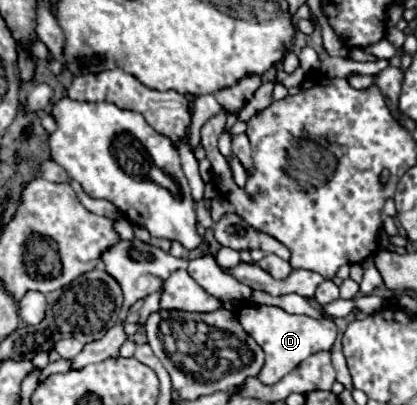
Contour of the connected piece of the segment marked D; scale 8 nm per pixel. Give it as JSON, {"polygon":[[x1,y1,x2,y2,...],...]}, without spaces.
{"polygon":[[242,304,236,310,236,318,240,320,240,326,244,328,244,332,248,332,266,354,264,368,258,374,258,380,262,384,276,384,286,374,290,374,300,362,304,362,308,356,322,352,322,350,330,350,336,340,336,334,338,334,334,320,328,316,324,316,320,320,310,318,310,316,296,316,296,314,288,314,286,310,282,310,278,306]]}

